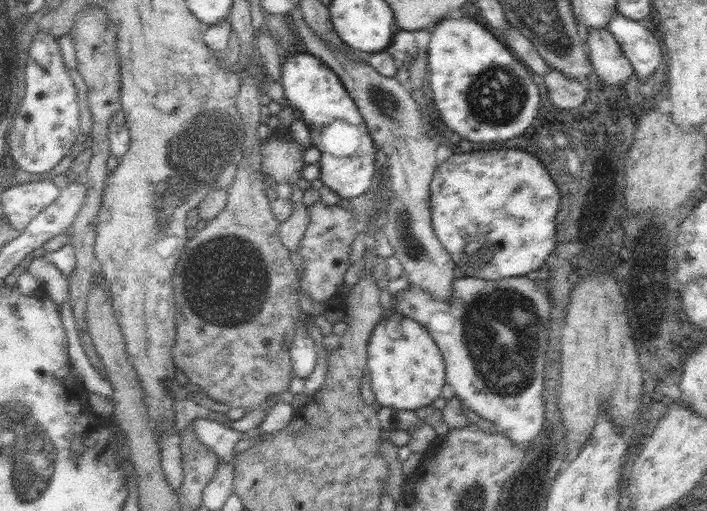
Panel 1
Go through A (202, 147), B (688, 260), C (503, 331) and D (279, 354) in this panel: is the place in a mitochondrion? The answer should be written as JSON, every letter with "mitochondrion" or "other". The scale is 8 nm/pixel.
{"A":"mitochondrion","B":"mitochondrion","C":"mitochondrion","D":"other"}

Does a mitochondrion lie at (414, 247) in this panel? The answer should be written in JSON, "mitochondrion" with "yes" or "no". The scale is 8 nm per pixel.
{"mitochondrion":"yes"}

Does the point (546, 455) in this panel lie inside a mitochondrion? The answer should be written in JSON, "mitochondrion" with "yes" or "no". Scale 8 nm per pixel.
{"mitochondrion":"no"}

